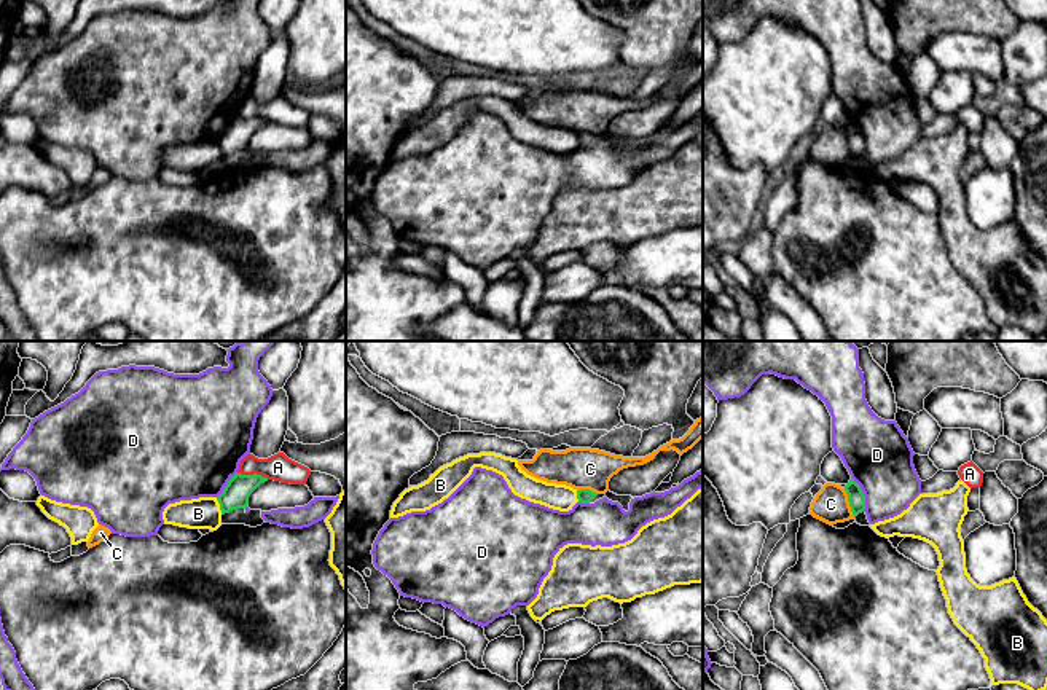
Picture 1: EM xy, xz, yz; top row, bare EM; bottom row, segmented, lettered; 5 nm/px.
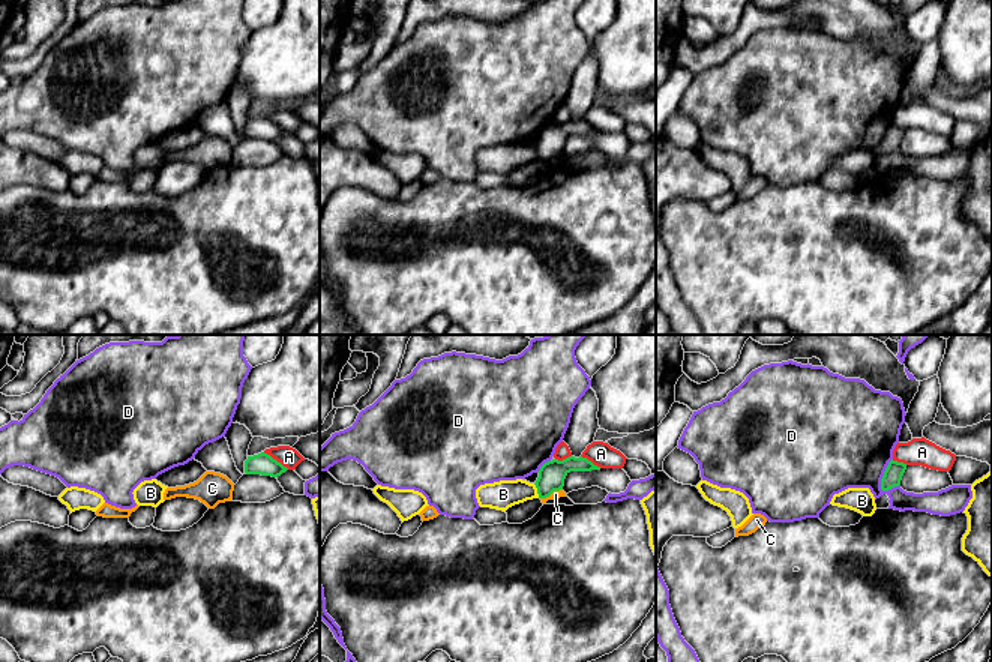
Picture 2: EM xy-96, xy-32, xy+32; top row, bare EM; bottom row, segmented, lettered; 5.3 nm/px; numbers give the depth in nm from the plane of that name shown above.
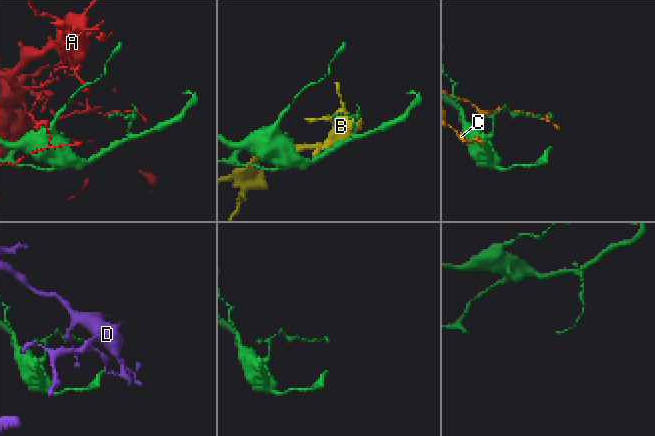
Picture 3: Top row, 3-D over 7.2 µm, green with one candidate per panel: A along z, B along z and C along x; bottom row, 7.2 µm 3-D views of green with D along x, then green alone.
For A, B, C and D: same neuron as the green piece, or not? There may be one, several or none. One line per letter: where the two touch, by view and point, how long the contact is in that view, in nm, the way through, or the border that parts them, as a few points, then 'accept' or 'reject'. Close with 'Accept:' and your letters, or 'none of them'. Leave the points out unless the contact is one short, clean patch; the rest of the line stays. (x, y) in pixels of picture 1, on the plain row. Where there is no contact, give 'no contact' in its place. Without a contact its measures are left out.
A: meets green in xy at (254, 117); contact 160 nm long; reject
B: meets green in xy at (220, 148); contact 90 nm long; border along xy (215, 141), (222, 156); reject
C: meets green in yz at (850, 147); contact 160 nm long; reject
D: meets green in yz at (862, 137); contact 190 nm long; reject
Accept: none of them

